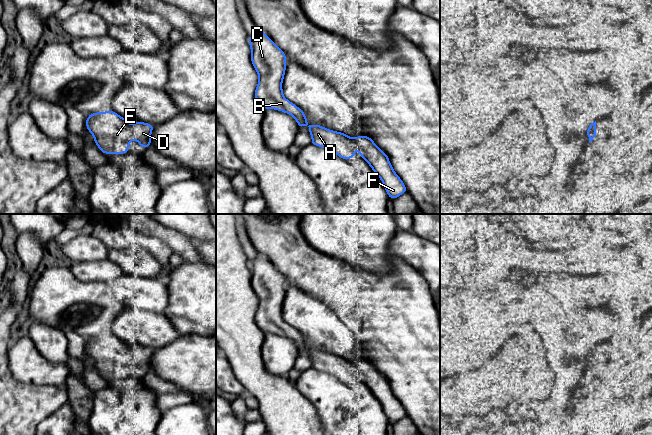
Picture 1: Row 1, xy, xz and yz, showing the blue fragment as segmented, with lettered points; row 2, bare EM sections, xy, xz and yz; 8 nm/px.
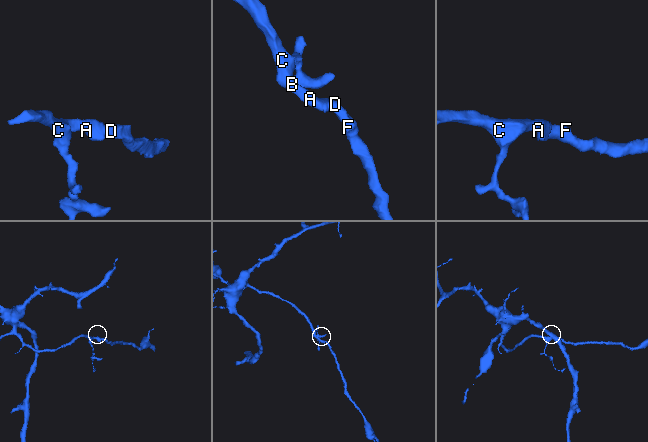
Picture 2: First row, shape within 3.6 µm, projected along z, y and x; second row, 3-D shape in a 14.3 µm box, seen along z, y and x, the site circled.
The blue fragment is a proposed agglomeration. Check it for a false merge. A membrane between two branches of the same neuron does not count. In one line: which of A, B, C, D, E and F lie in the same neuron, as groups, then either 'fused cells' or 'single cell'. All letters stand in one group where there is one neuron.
A B C D E F | single cell

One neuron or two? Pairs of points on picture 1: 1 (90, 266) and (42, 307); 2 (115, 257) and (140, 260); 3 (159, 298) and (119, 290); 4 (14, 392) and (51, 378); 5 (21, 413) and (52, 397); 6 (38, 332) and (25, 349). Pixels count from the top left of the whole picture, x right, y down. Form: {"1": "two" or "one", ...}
{"1": "two", "2": "one", "3": "one", "4": "two", "5": "one", "6": "two"}

